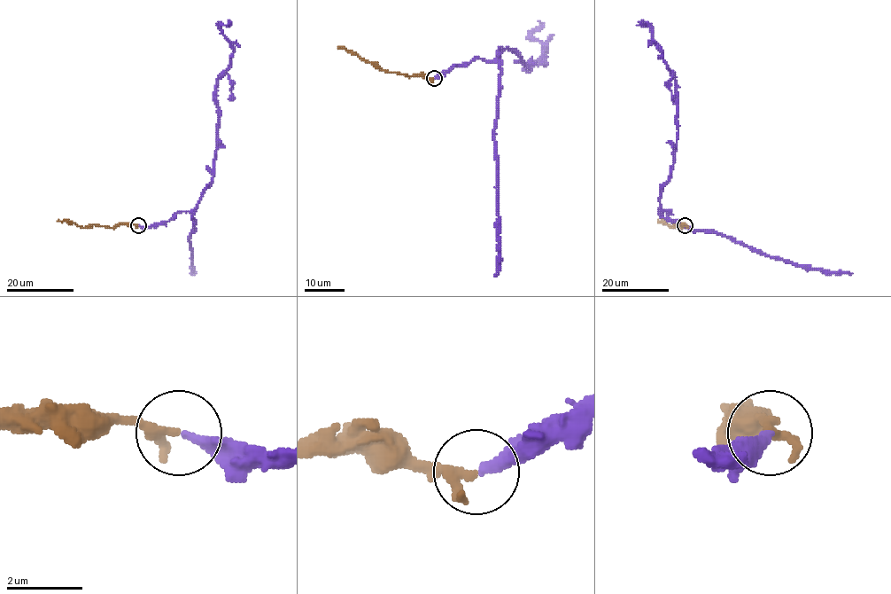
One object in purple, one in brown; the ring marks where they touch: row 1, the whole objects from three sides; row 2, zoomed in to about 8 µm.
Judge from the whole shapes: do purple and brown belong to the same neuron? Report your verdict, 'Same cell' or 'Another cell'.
Same cell

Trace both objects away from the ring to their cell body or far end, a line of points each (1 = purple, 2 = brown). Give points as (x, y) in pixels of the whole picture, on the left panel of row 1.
1: (138, 225), (193, 211), (213, 178), (216, 80), (229, 64), (232, 47), (220, 27), (227, 24)
2: (137, 225), (81, 227), (75, 223), (58, 221)

